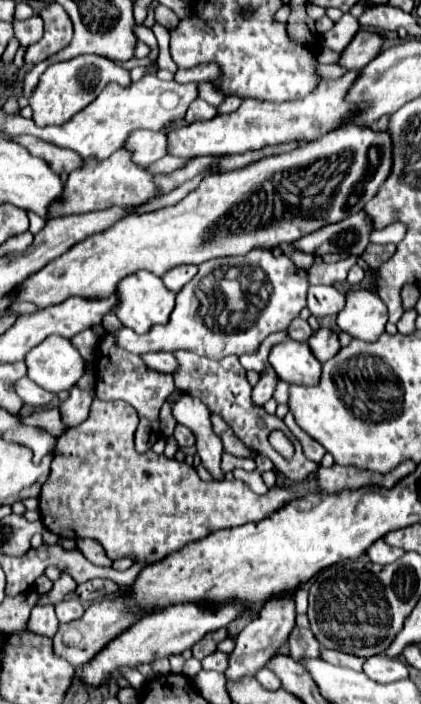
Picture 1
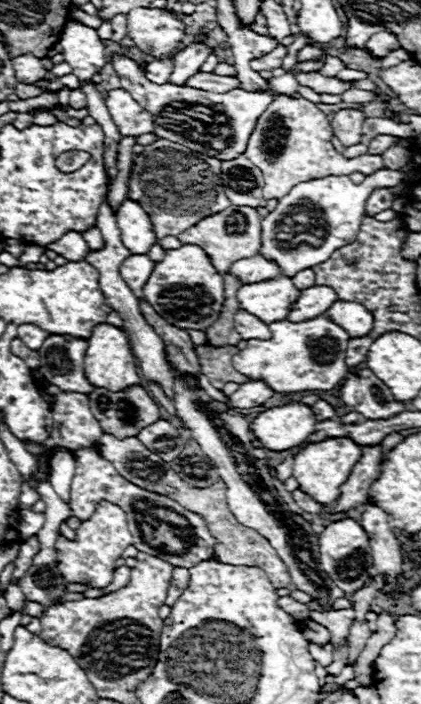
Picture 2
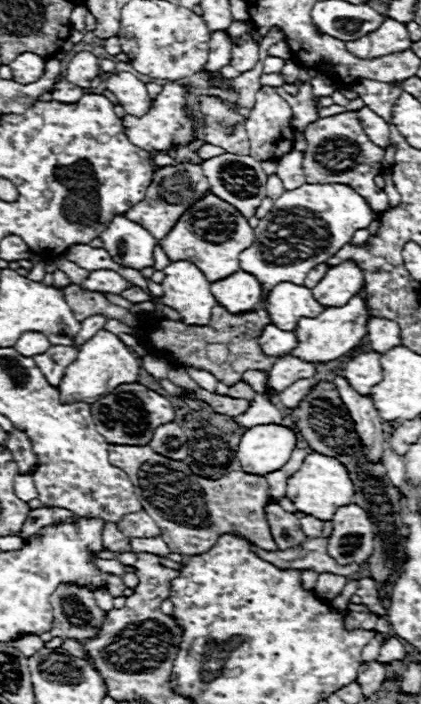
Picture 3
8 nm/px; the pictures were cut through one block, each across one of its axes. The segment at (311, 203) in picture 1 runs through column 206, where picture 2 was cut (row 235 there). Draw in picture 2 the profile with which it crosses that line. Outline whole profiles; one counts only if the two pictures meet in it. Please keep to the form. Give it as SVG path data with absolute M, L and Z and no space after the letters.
M230 206L218 214L212 214L208 218L202 218L192 228L178 234L178 240L182 244L194 242L196 246L202 246L202 250L208 254L212 266L218 270L218 274L226 274L228 268L242 258L252 258L258 254L262 246L262 228L260 228L260 216L256 210L250 210L248 206Z

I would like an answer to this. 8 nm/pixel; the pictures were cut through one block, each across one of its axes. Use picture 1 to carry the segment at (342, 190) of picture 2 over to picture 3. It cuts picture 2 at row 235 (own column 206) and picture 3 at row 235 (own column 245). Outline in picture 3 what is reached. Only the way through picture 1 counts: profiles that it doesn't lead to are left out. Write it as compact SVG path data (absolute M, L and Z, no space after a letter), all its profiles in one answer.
M302 184L296 190L284 192L274 202L274 208L264 218L260 218L260 224L256 226L256 232L254 232L254 236L256 236L254 246L250 246L248 250L244 250L240 254L240 268L244 272L254 274L262 282L262 288L264 288L262 298L266 298L266 294L270 292L270 286L276 286L278 282L304 284L306 274L314 266L318 266L318 264L326 262L330 256L334 256L344 244L348 244L352 240L356 230L368 228L370 222L378 216L380 214L374 212L366 204L366 200L350 186L344 186L344 184Z

